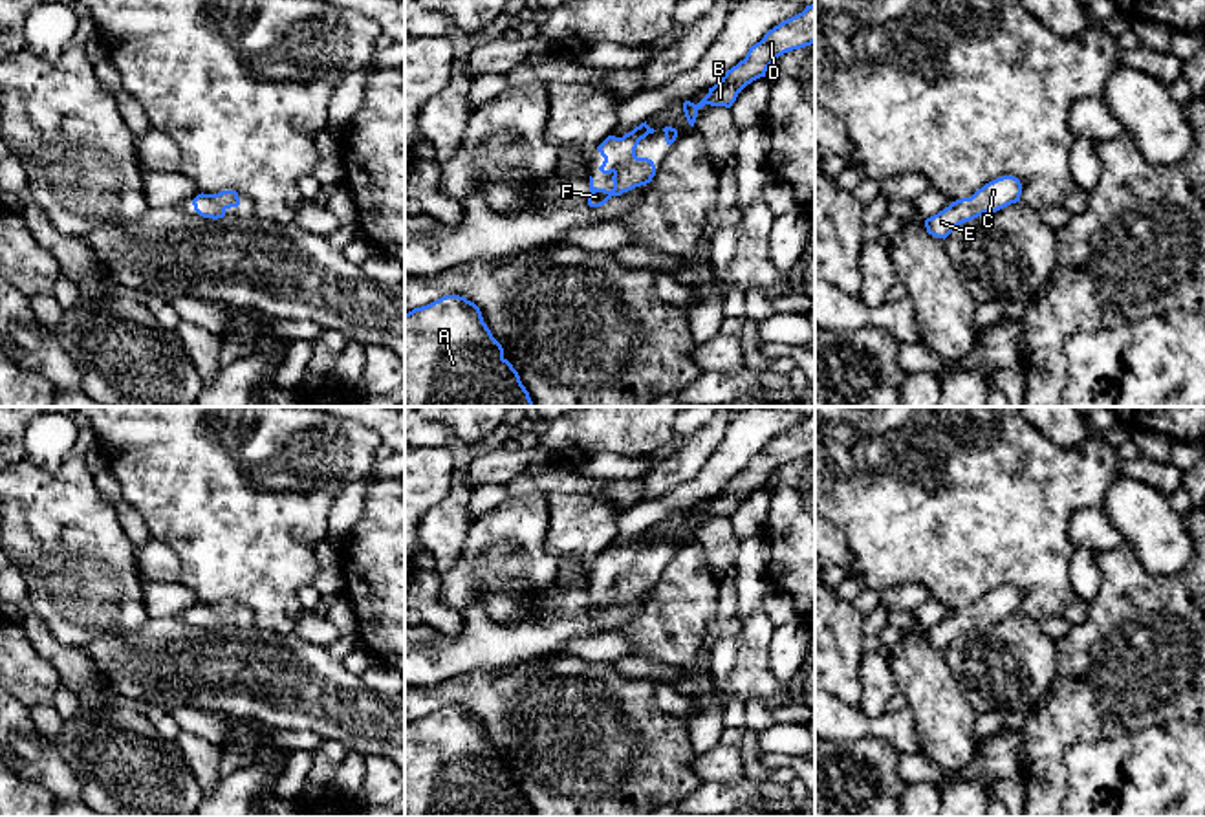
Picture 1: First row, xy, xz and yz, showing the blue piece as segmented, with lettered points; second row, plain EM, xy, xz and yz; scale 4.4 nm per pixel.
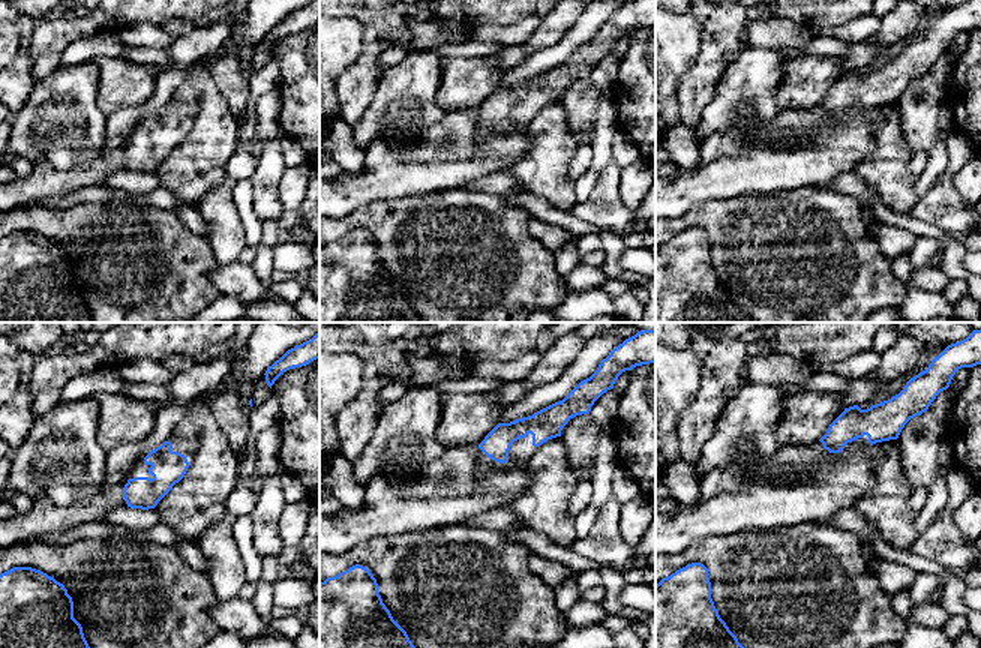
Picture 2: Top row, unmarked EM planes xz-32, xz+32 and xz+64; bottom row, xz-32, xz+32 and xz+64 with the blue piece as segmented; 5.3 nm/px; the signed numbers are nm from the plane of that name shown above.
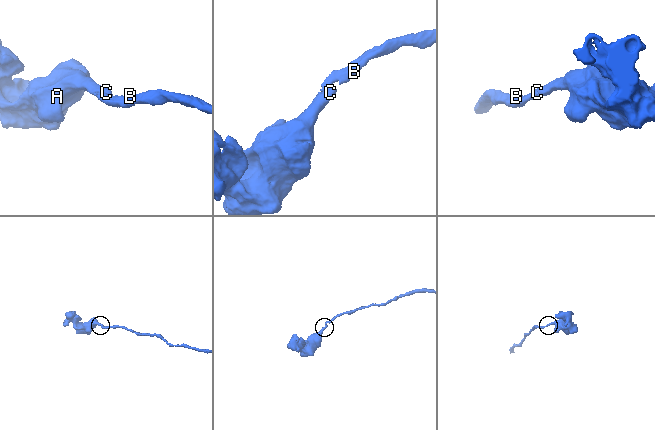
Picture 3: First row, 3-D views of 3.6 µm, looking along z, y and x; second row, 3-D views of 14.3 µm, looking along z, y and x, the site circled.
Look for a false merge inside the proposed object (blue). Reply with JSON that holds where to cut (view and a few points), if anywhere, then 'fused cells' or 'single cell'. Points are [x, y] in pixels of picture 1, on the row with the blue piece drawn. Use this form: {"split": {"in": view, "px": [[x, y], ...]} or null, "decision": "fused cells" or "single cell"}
{"split": null, "decision": "single cell"}

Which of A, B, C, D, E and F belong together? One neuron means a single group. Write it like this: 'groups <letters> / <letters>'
groups A B C D E F

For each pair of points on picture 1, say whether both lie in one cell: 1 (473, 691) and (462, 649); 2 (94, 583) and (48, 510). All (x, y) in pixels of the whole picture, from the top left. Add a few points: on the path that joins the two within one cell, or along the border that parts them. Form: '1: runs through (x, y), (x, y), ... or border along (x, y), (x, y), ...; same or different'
1: border along (510, 665), (464, 671), (427, 687); different
2: runs through (79, 565), (55, 539), (54, 528); same

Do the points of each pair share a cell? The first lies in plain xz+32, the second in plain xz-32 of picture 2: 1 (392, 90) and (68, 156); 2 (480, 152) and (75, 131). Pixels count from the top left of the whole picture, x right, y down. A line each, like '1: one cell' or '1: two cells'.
1: one cell
2: two cells

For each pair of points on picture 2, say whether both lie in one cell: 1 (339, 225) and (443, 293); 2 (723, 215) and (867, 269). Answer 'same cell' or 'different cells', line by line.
1: same cell
2: same cell

